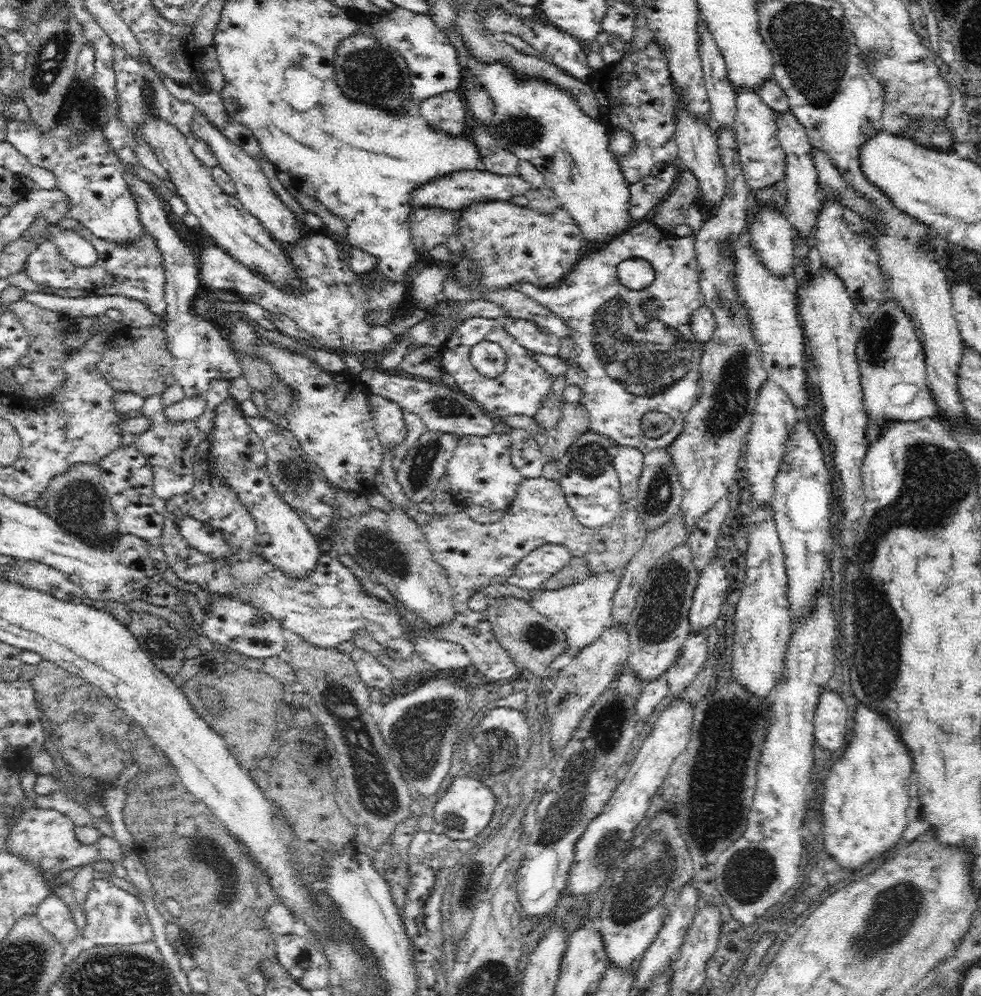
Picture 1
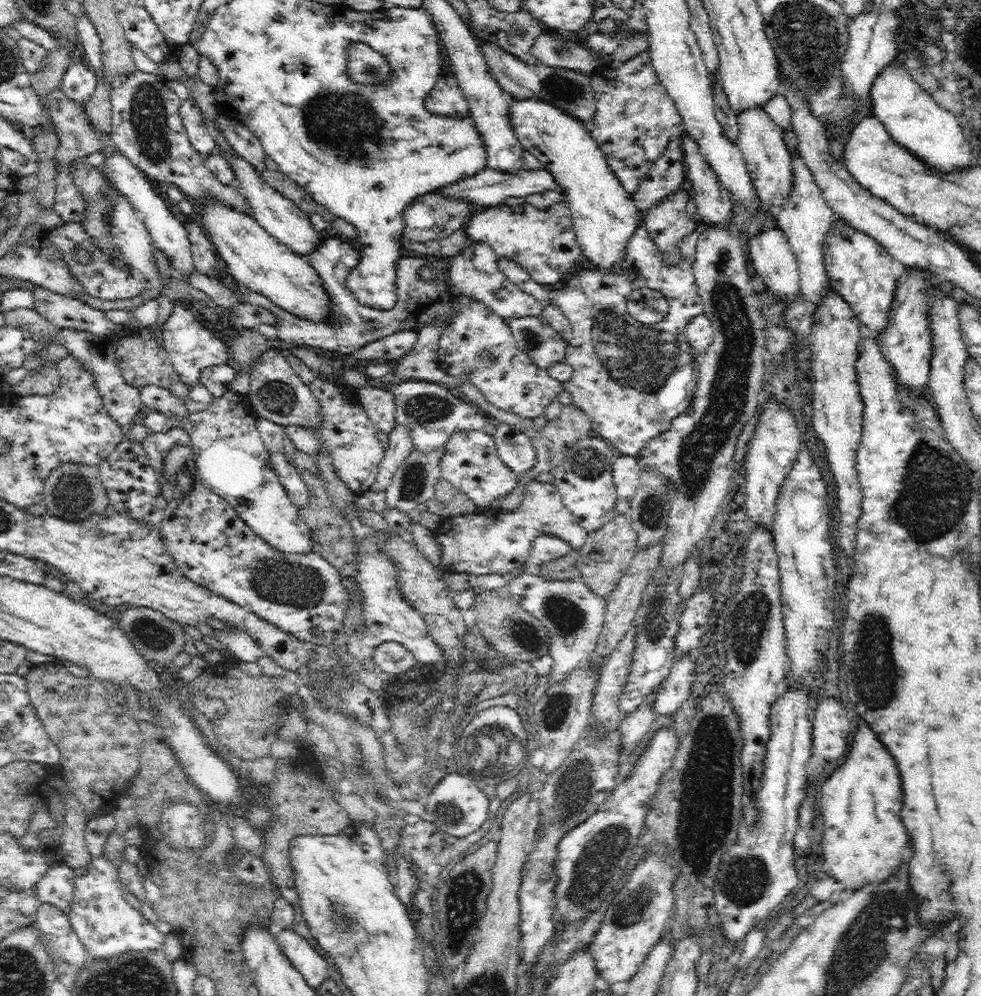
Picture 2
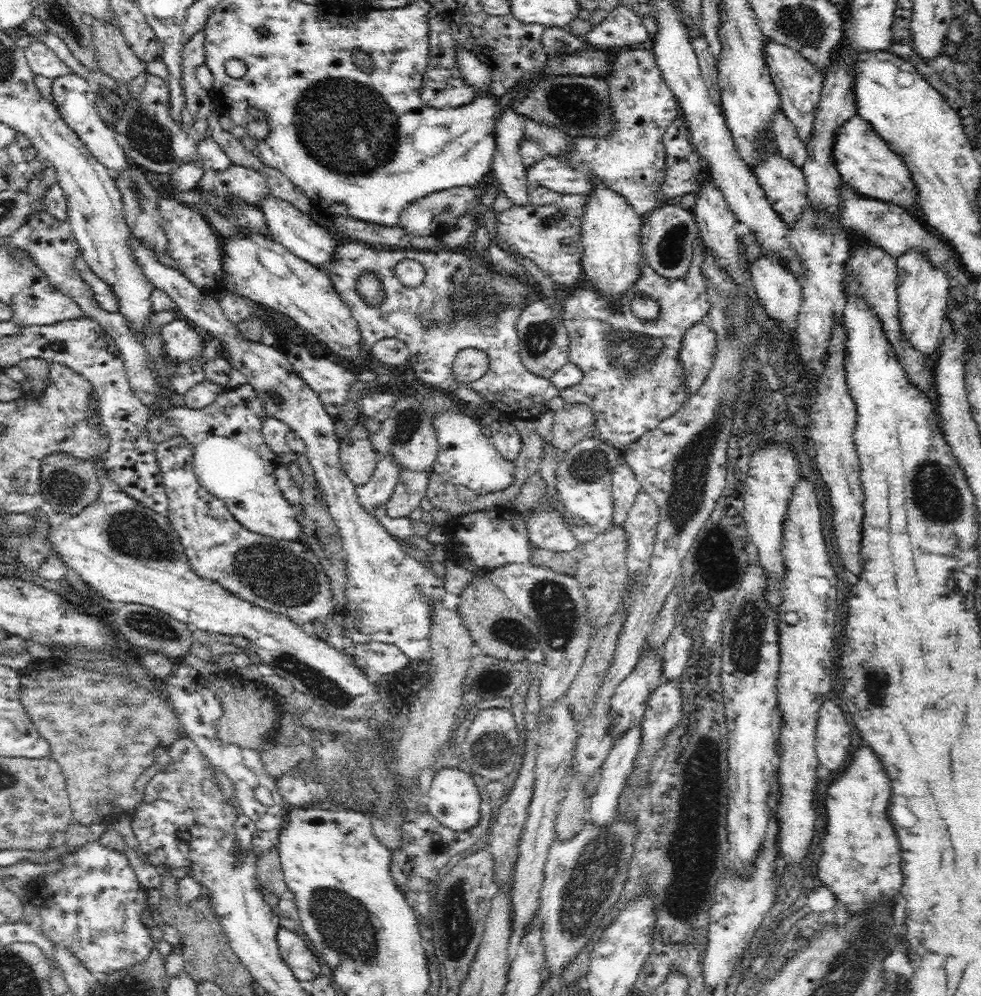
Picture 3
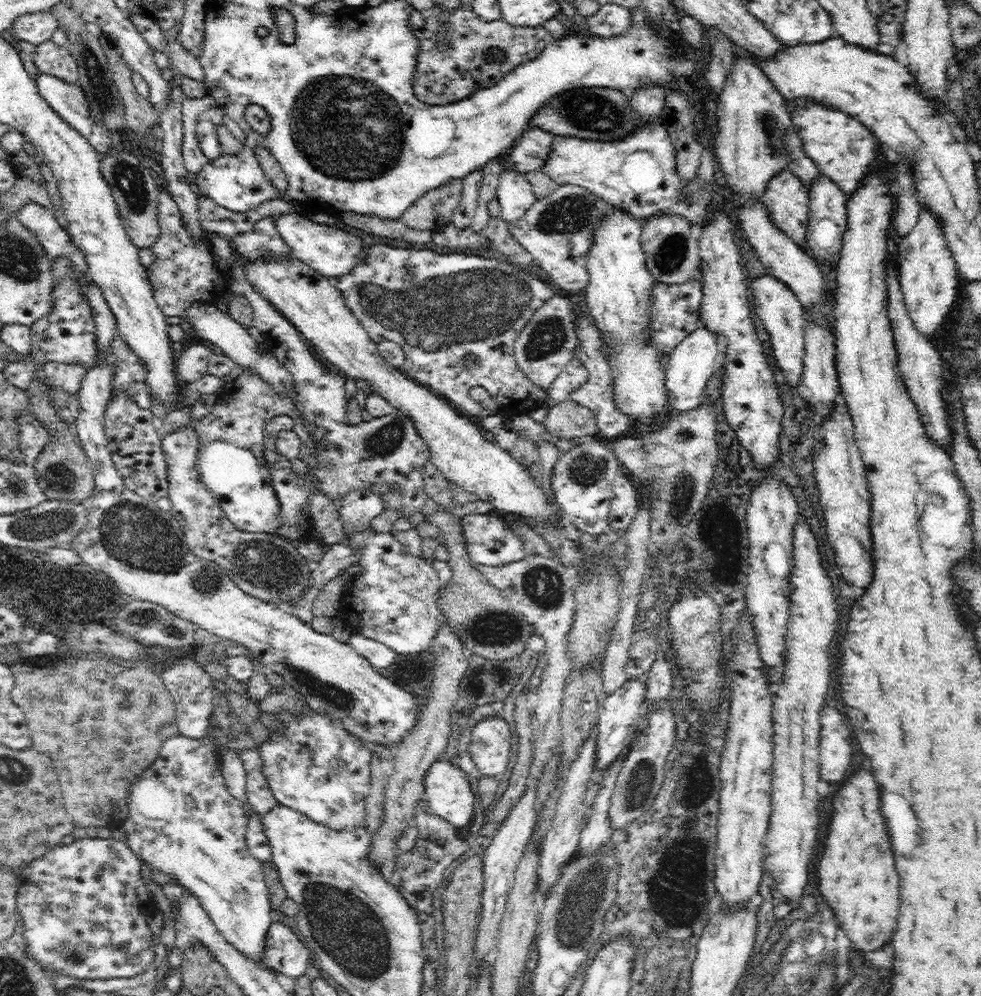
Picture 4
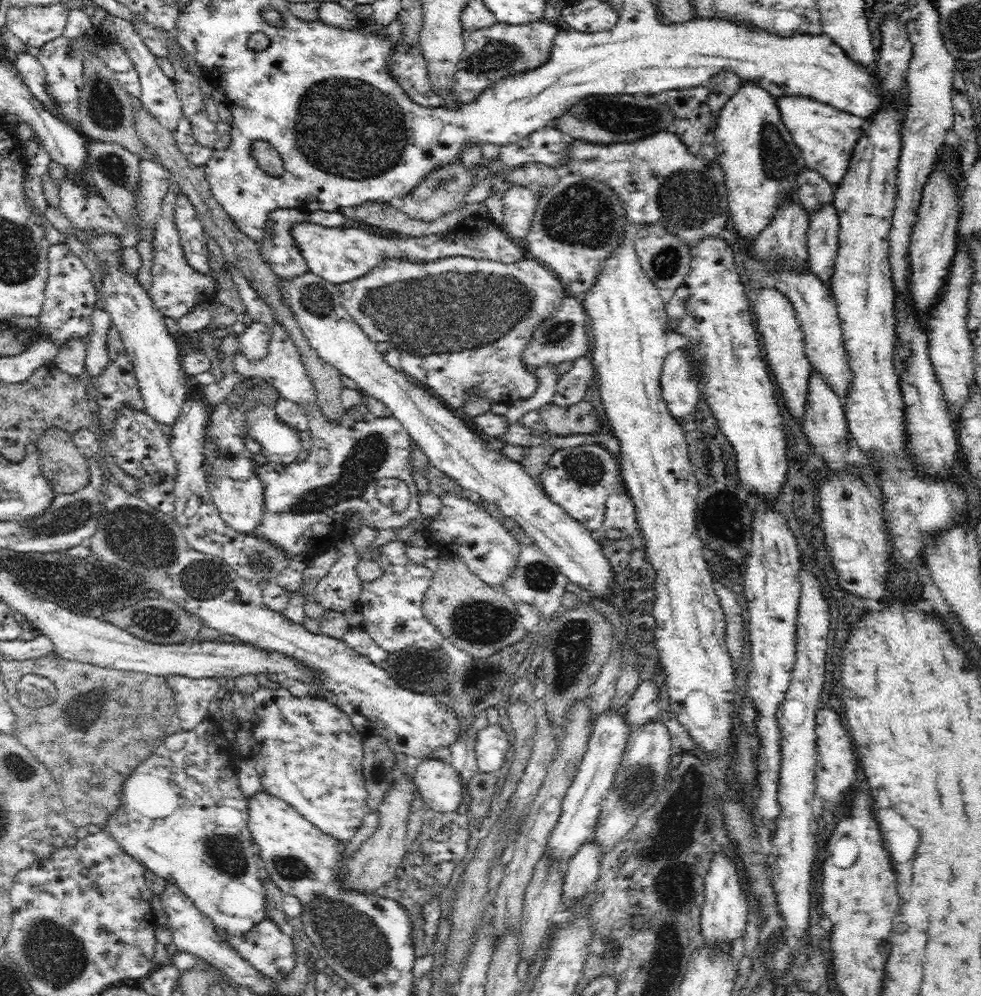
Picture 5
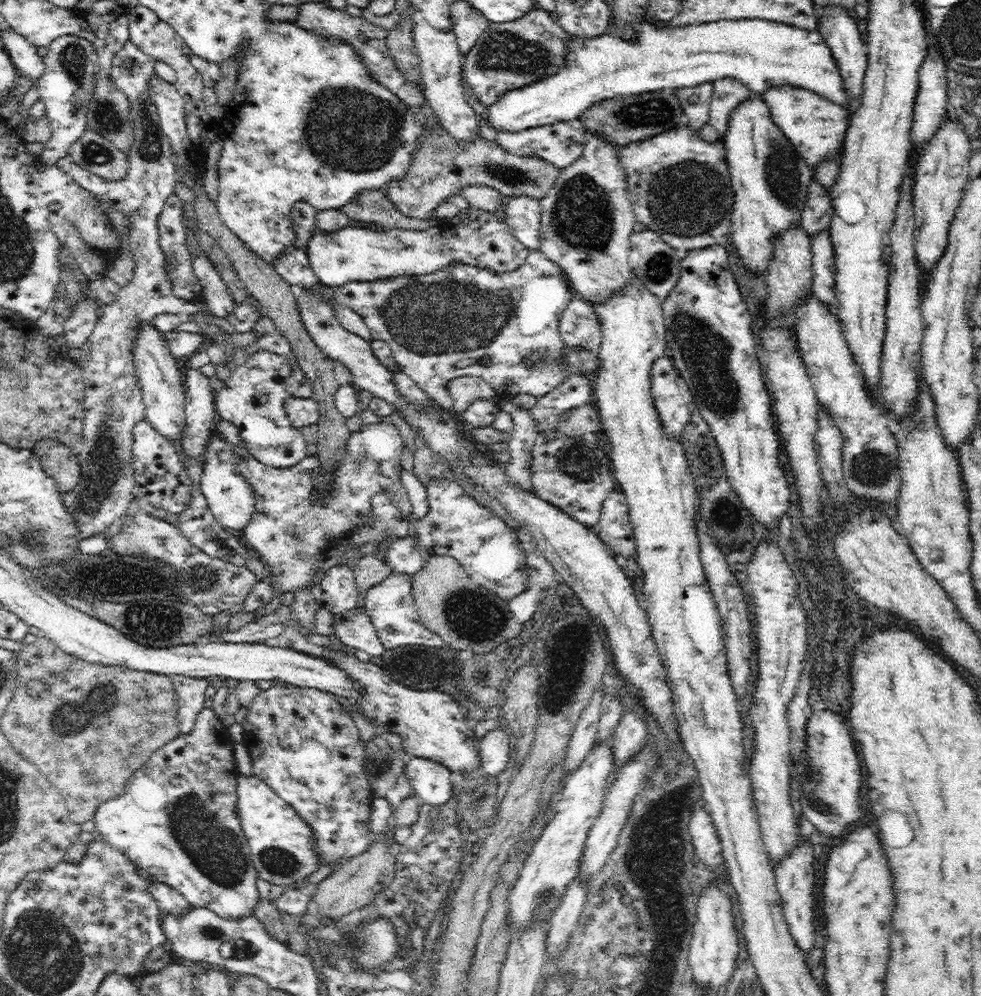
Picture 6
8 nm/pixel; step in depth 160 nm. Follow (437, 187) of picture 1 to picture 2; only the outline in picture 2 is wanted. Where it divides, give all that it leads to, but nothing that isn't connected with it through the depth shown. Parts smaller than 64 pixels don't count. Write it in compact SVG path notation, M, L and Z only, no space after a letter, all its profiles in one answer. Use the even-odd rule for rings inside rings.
M487 166L482 172L474 176L453 182L436 191L448 198L456 198L458 201L462 198L462 201L466 201L466 203L474 203L474 205L480 208L486 208L500 205L510 196L516 196L516 198L518 196L527 197L534 193L544 192L545 190L560 191L561 188L559 188L554 177L543 166L540 166L538 170L528 170L522 167L515 173L499 171Z

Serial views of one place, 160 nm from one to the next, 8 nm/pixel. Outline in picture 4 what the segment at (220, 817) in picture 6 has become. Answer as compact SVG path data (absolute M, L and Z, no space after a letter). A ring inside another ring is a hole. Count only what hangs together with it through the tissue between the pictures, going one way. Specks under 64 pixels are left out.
M180 734L162 744L158 758L130 784L128 814L120 824L126 829L126 844L144 862L166 873L196 897L203 910L225 940L244 956L262 964L266 932L273 924L271 901L263 862L248 850L245 834L249 823L243 802L228 792L218 749L206 738L188 738Z

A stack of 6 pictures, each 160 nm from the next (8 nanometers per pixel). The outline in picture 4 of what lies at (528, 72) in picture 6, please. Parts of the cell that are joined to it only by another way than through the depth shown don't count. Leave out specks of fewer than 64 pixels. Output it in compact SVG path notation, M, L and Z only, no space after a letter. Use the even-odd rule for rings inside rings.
M462 5L441 14L440 7L414 11L410 14L412 33L418 37L420 53L412 76L412 88L418 99L430 105L448 105L468 98L478 89L494 86L518 66L538 58L553 36L542 25L512 26L504 19L486 22L474 13L471 5ZM445 24L449 37L440 41L440 26Z

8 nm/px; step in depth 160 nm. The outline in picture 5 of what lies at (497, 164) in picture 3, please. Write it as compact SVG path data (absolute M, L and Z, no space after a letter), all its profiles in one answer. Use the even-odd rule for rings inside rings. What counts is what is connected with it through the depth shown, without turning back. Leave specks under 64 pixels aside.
M513 184L503 192L504 216L502 228L512 239L523 242L529 233L539 196L530 189Z

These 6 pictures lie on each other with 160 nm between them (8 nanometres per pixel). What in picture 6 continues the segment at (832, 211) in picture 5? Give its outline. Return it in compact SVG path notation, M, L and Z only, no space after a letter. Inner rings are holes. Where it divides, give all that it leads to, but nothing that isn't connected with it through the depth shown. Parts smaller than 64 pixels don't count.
M829 229L811 239L812 296L818 298L822 305L836 313L835 306L835 252Z

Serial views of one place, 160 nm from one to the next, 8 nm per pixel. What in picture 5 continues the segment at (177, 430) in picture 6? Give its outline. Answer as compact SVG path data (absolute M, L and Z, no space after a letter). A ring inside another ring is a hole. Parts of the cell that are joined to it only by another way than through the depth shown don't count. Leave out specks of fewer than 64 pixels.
M83 233L81 238L100 260L104 308L111 315L112 324L120 333L125 351L132 361L145 412L152 416L156 423L173 426L176 418L180 416L188 392L186 373L182 368L182 358L178 353L175 336L168 331L165 316L155 307L149 293L136 281L136 275L118 267L124 249L120 246L121 237L114 233Z

